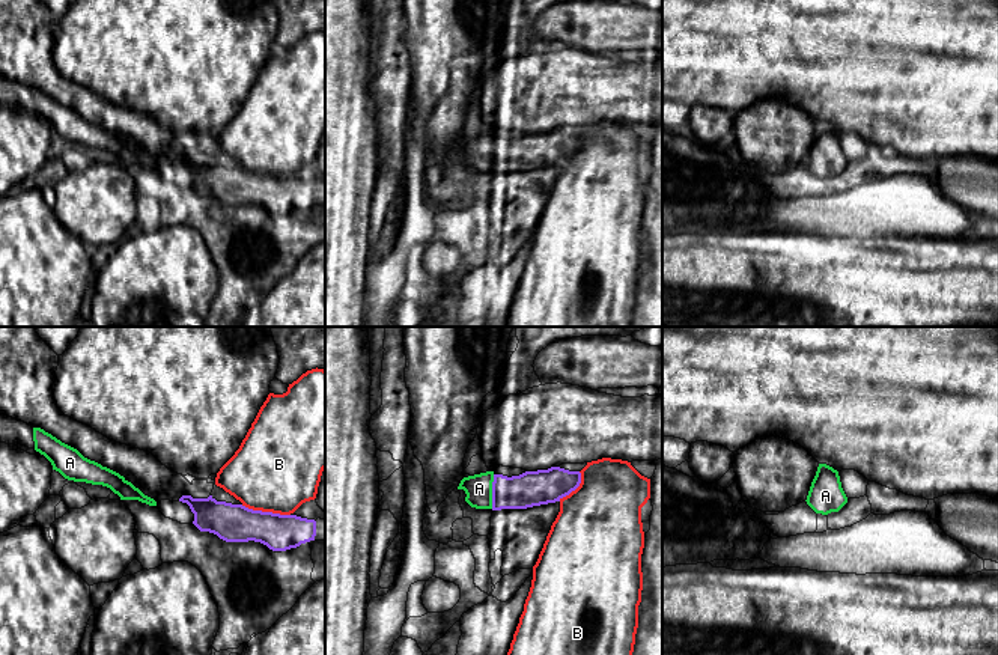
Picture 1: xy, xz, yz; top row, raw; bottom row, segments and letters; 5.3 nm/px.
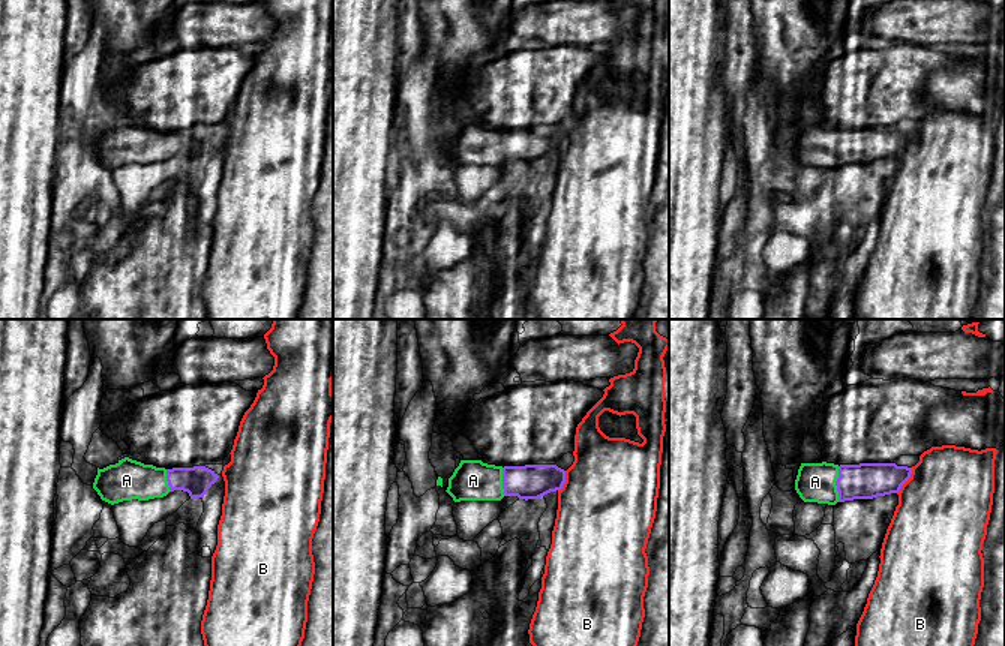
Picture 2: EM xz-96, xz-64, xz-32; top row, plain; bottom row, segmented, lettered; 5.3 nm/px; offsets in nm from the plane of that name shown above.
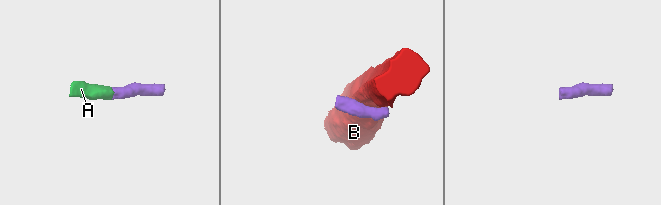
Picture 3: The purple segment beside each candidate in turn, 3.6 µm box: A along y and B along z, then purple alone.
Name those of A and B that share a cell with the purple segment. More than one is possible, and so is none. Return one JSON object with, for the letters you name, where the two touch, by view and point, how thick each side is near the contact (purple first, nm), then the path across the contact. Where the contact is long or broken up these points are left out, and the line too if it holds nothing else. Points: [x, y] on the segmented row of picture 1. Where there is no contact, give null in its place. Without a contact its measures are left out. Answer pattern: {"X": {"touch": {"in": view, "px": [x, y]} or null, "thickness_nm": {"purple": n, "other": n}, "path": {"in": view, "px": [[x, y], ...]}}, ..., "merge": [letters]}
{"A": {"touch": {"in": "xz", "px": [492, 491]}, "thickness_nm": {"purple": 190, "other": 140}, "path": {"in": "xz", "px": [[532, 488], [524, 491], [492, 491], [479, 488]]}}, "merge": ["A"]}

